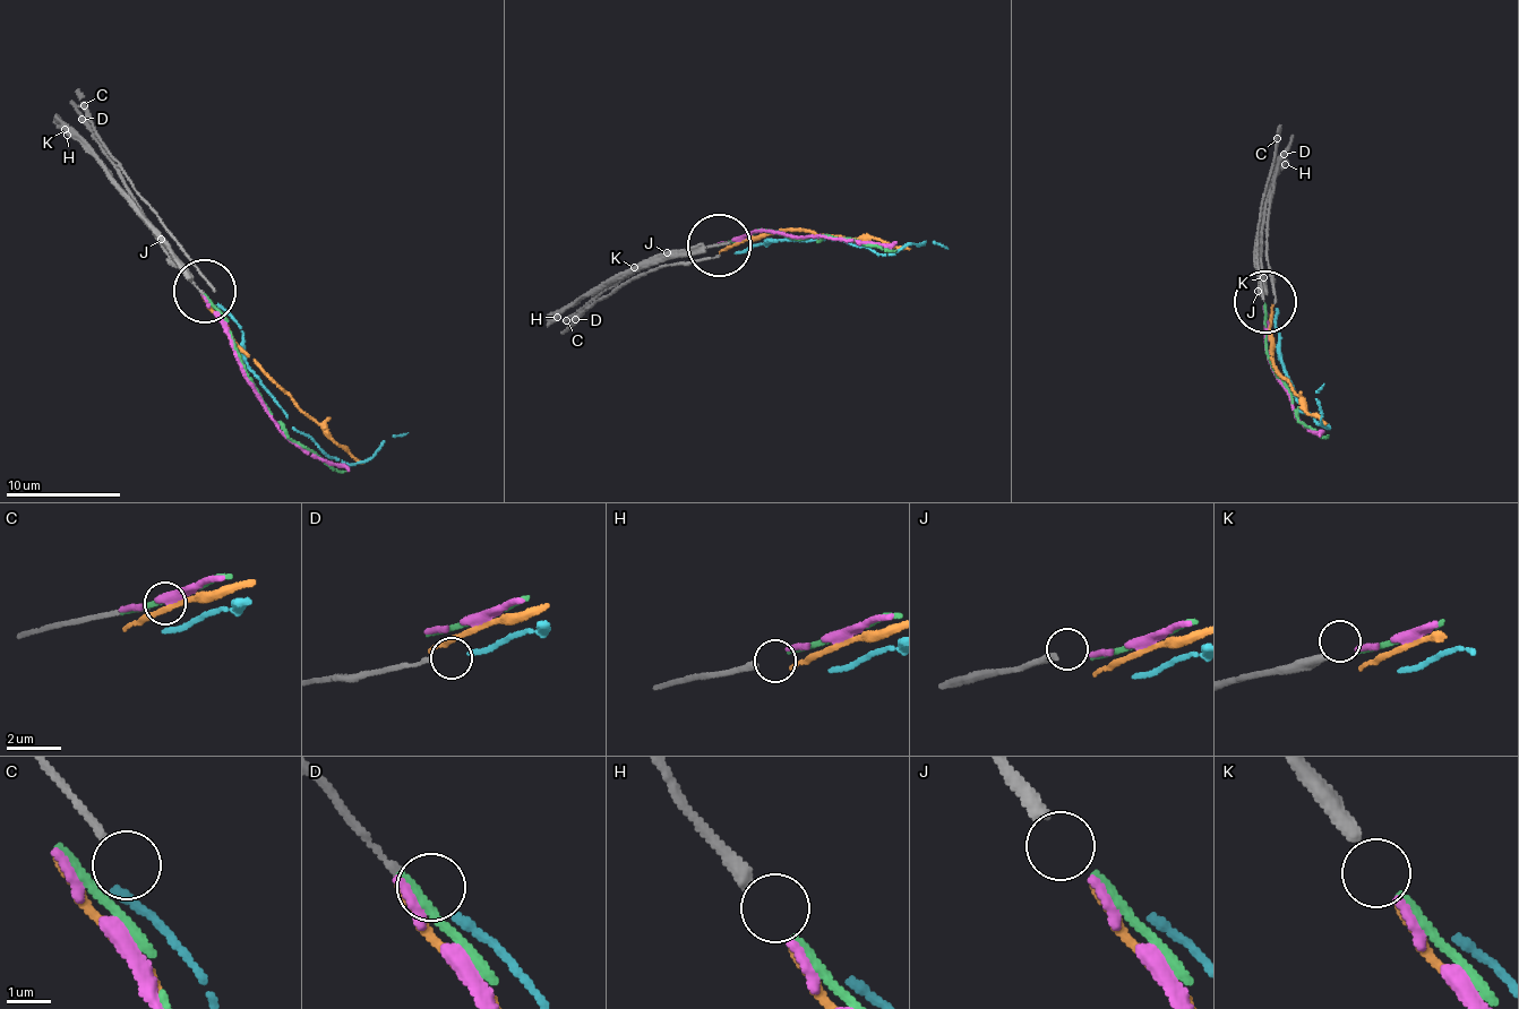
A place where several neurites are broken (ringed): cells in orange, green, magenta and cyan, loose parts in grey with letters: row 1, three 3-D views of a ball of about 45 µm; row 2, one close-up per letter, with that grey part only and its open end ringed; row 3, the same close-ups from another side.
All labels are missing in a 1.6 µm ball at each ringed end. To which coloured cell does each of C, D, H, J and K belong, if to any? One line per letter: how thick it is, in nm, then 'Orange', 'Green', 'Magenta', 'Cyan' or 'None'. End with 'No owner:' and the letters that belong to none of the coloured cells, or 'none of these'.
C: Thickness 160 nm. None
D: Thickness 140 nm. Cyan
H: Thickness 280 nm. Green
J: Thickness 300 nm. None
K: Thickness 340 nm. Magenta
No owner: C, J

